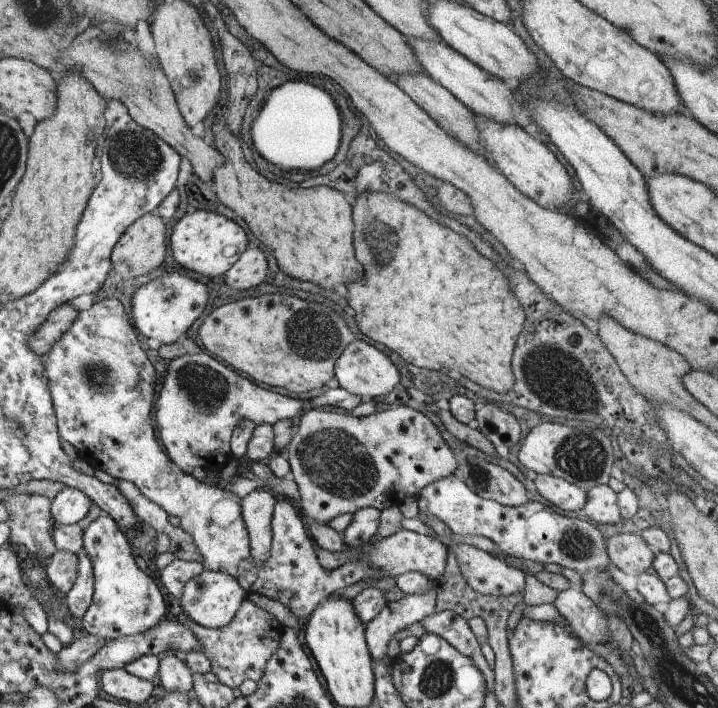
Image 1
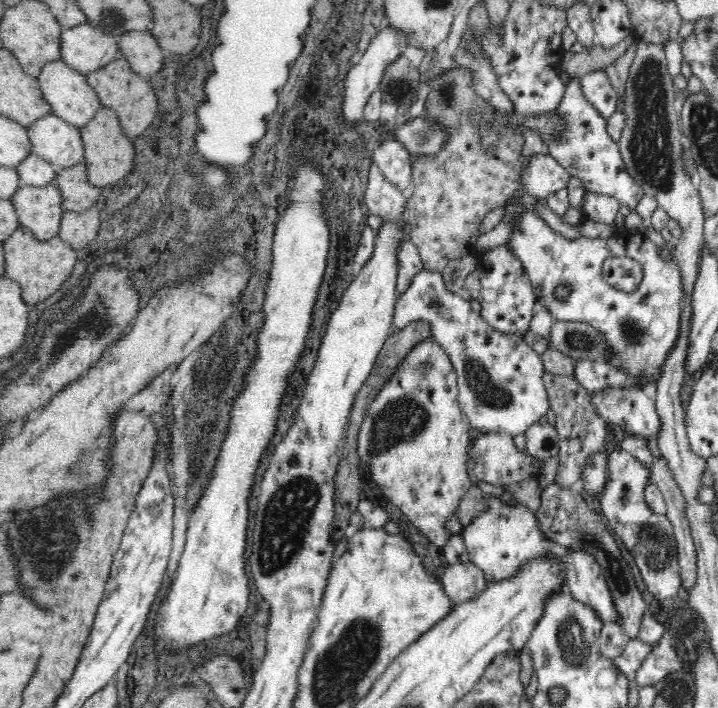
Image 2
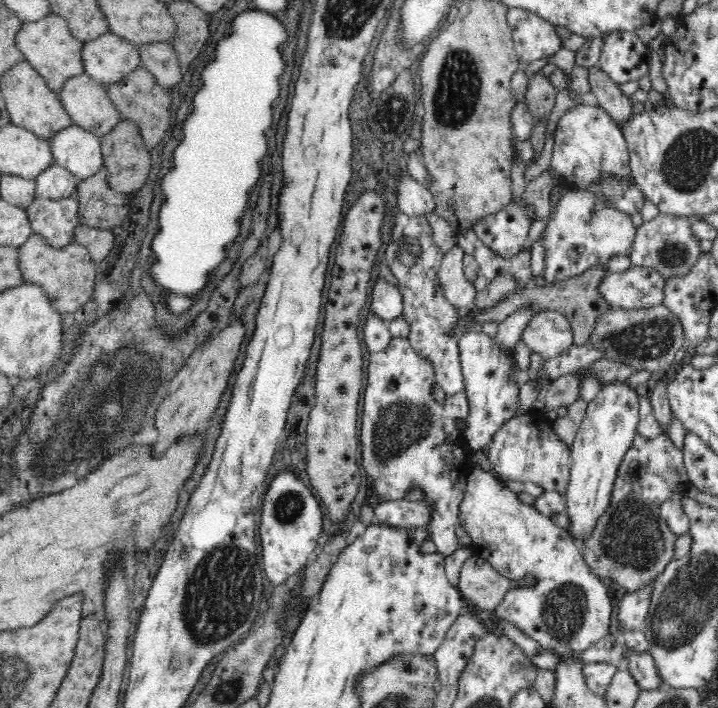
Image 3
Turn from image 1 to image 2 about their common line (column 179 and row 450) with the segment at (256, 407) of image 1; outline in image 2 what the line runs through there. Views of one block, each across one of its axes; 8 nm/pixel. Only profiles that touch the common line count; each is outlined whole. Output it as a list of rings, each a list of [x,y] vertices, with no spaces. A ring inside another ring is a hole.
[[[433,337],[428,338],[415,344],[398,370],[391,374],[390,380],[374,398],[358,434],[358,456],[370,466],[371,477],[382,493],[430,542],[442,548],[452,536],[447,532],[445,522],[456,512],[460,498],[471,484],[467,474],[467,446],[473,430],[457,402],[457,392],[457,376],[448,353]]]

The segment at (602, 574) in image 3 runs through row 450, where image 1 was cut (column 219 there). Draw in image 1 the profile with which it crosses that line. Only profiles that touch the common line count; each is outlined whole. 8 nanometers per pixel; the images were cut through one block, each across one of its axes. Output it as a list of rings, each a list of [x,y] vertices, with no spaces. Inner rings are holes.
[[[247,597],[244,598],[238,614],[230,623],[218,628],[206,628],[193,621],[183,612],[178,614],[174,621],[188,627],[201,646],[201,651],[208,657],[211,671],[218,677],[218,682],[231,689],[239,688],[245,680],[259,682],[267,666],[268,659],[282,646],[284,632],[287,627],[267,612],[260,604],[254,604]]]

